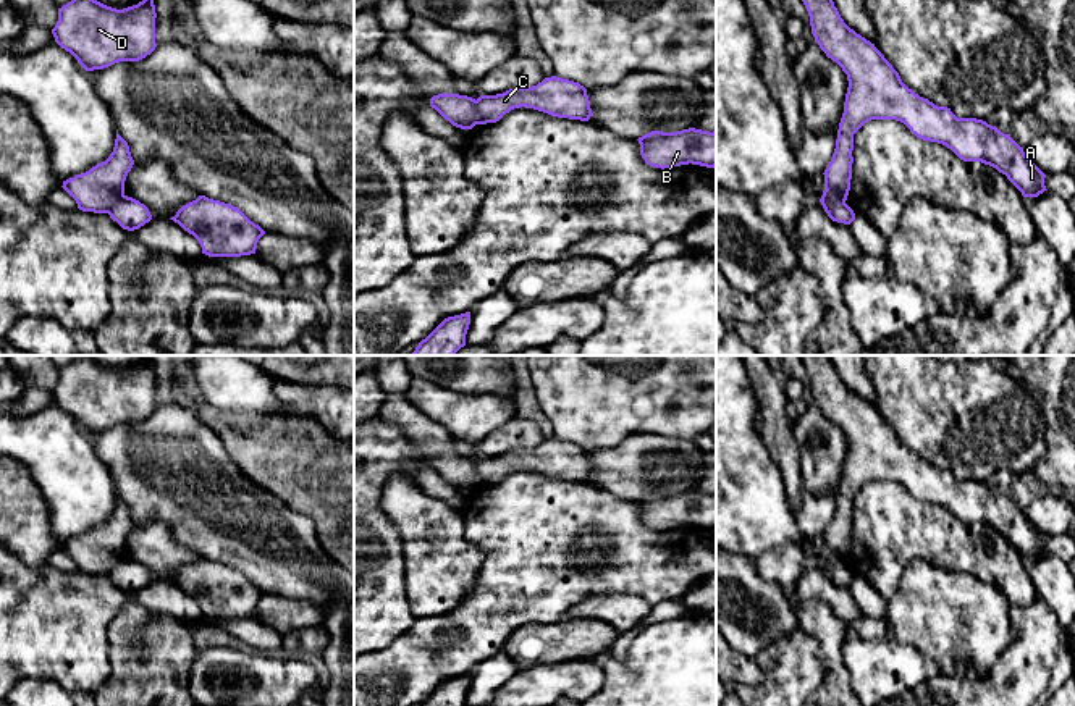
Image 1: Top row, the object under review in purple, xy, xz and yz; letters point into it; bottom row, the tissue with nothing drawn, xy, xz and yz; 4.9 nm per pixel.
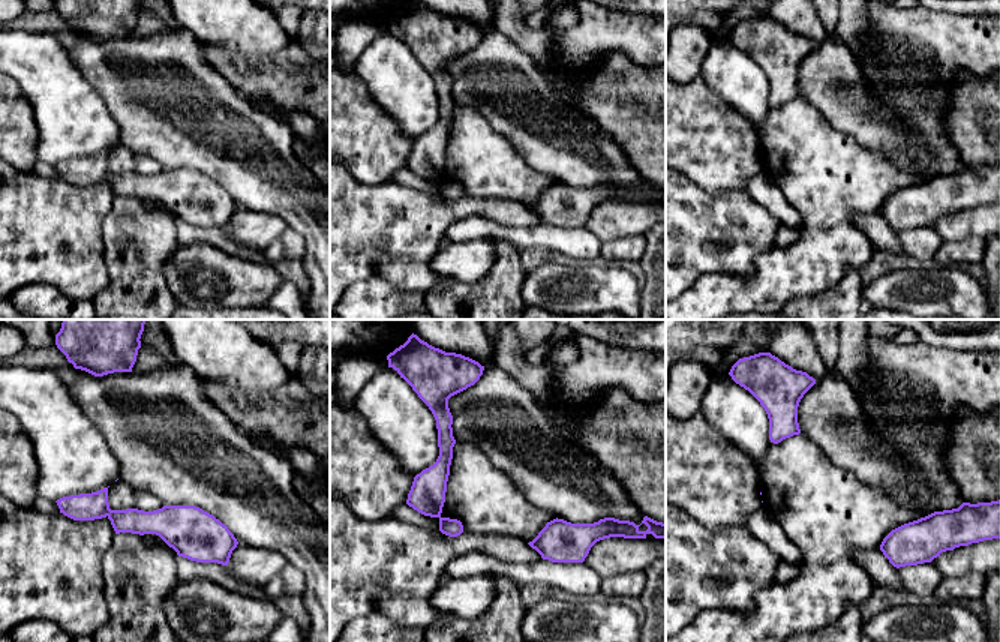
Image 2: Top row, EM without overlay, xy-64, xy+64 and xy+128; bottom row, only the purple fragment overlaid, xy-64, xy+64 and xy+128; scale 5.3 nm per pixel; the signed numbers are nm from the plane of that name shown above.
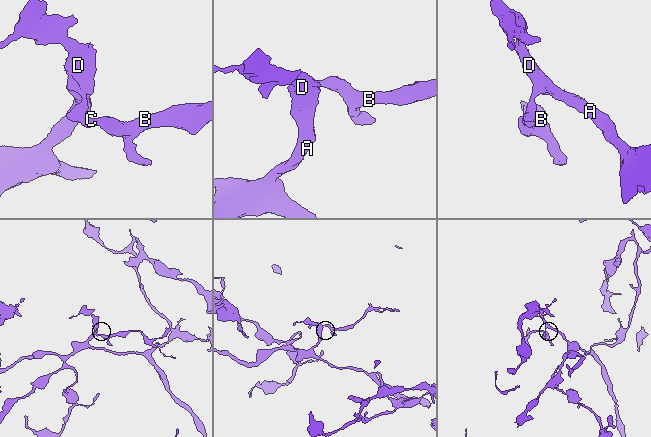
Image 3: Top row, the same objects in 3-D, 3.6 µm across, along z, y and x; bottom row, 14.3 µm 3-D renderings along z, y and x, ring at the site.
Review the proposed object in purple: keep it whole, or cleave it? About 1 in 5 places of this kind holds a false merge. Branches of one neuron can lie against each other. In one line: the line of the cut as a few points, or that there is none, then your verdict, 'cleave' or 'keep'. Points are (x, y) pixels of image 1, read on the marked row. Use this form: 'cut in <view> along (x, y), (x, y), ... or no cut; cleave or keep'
cut in xz along (477, 100), (474, 123); cleave

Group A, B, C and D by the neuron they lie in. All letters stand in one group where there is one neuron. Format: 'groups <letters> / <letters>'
groups A D / B C

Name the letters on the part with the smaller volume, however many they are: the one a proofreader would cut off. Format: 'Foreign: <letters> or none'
Foreign: B, C

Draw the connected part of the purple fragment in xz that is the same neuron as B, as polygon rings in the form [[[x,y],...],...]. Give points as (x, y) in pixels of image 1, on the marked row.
[[[695,128],[663,132],[651,131],[637,139],[640,155],[653,168],[671,168],[681,165],[716,166],[716,131]]]

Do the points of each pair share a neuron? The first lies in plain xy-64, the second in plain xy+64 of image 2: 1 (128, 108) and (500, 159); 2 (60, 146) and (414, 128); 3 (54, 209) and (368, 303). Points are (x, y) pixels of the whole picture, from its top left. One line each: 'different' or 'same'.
1: different
2: same
3: different

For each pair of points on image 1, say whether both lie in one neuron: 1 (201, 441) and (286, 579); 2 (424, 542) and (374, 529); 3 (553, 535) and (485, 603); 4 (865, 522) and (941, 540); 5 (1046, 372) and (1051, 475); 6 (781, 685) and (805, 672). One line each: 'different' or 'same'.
1: same
2: different
3: same
4: same
5: same
6: same

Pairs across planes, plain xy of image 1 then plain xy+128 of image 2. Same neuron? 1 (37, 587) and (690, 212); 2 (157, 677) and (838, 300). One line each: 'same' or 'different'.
1: same
2: same

